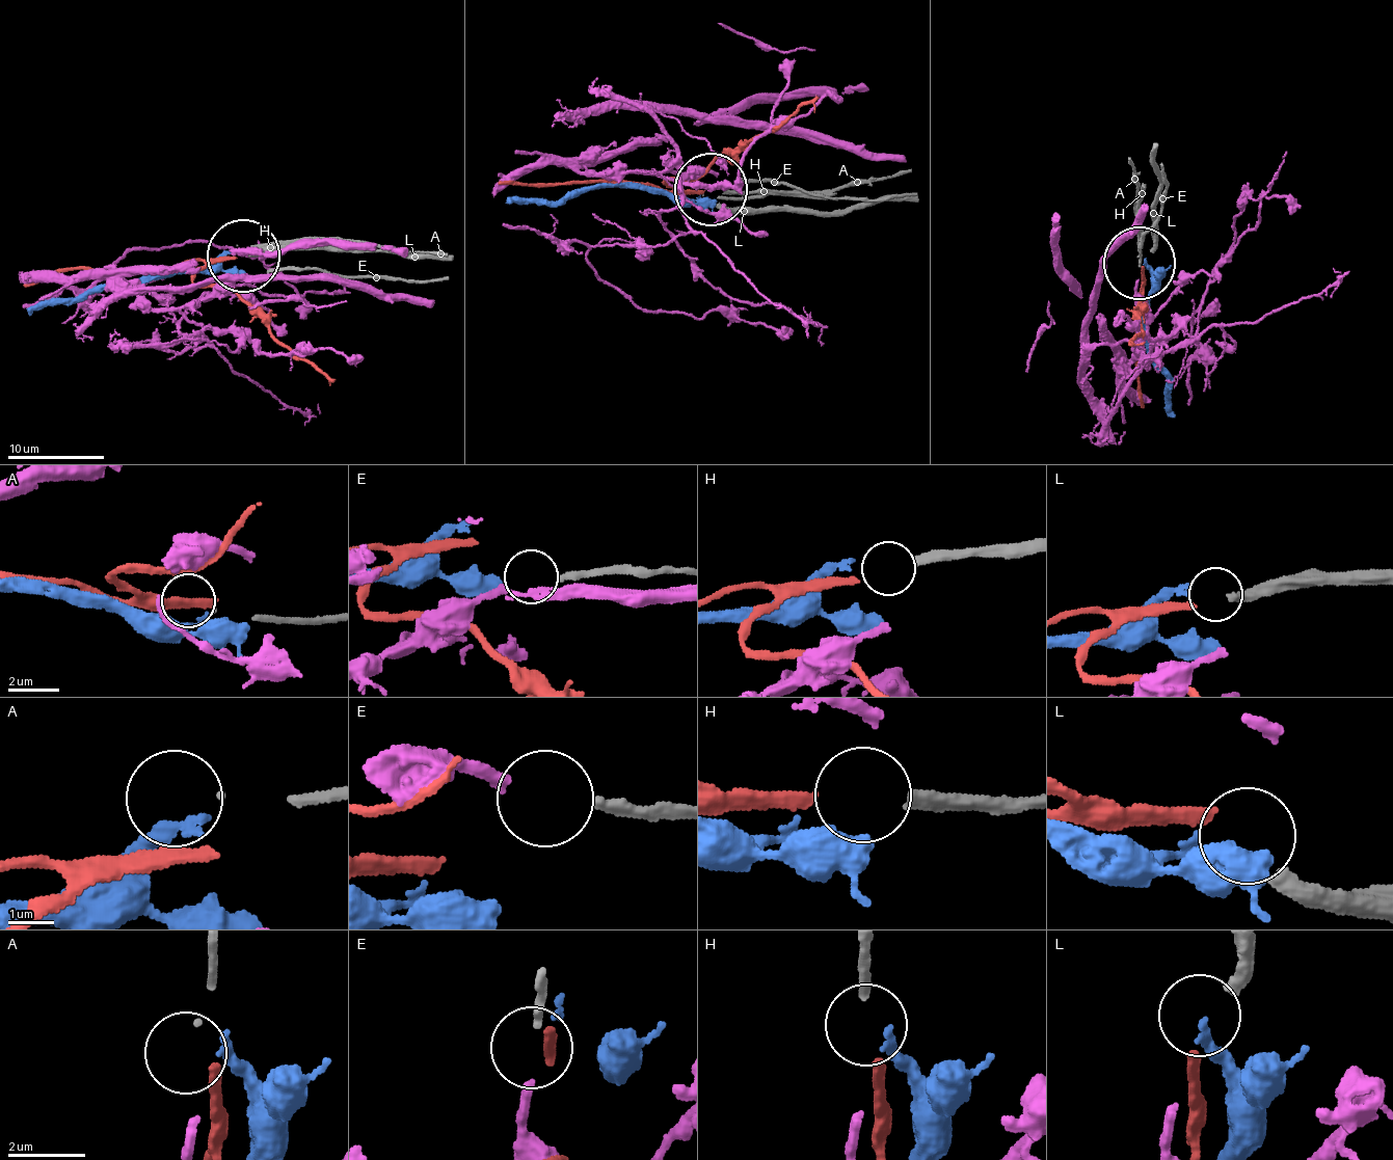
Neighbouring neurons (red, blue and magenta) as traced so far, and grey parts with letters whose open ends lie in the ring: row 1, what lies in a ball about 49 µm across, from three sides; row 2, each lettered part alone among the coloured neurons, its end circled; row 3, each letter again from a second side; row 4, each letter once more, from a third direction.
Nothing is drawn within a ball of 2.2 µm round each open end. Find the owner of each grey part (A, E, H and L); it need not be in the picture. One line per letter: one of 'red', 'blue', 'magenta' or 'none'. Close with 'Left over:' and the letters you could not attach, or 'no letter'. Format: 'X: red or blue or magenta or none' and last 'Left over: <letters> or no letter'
A: none
E: magenta
H: red
L: blue
Left over: A

